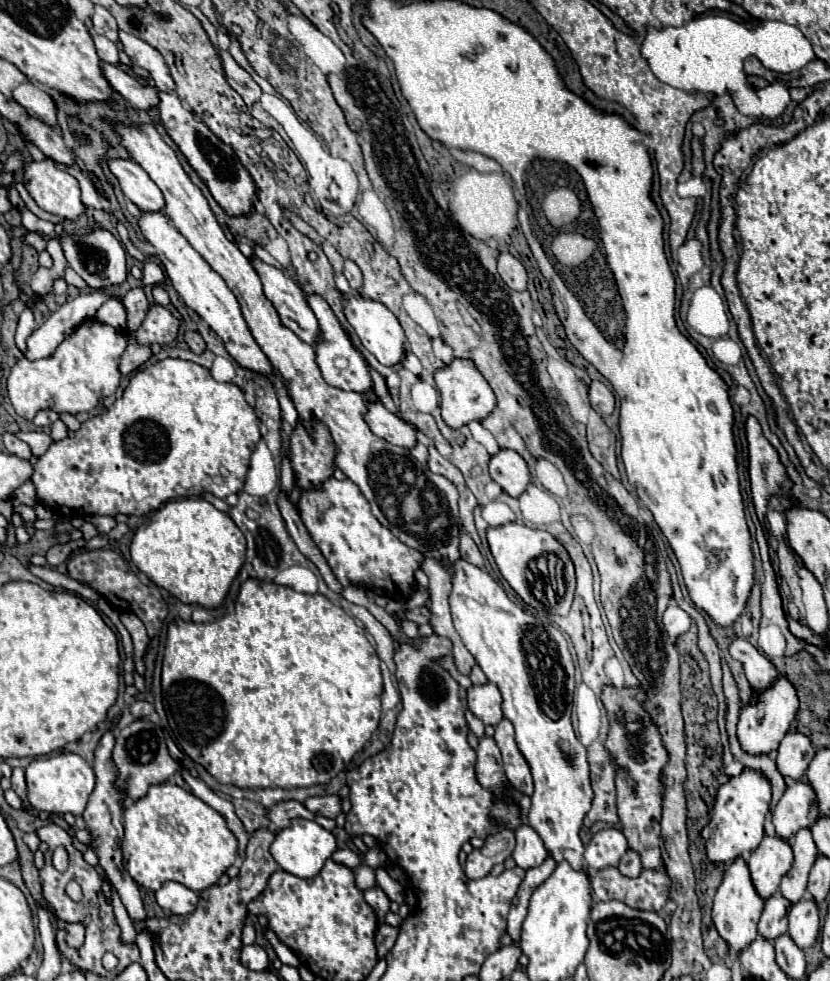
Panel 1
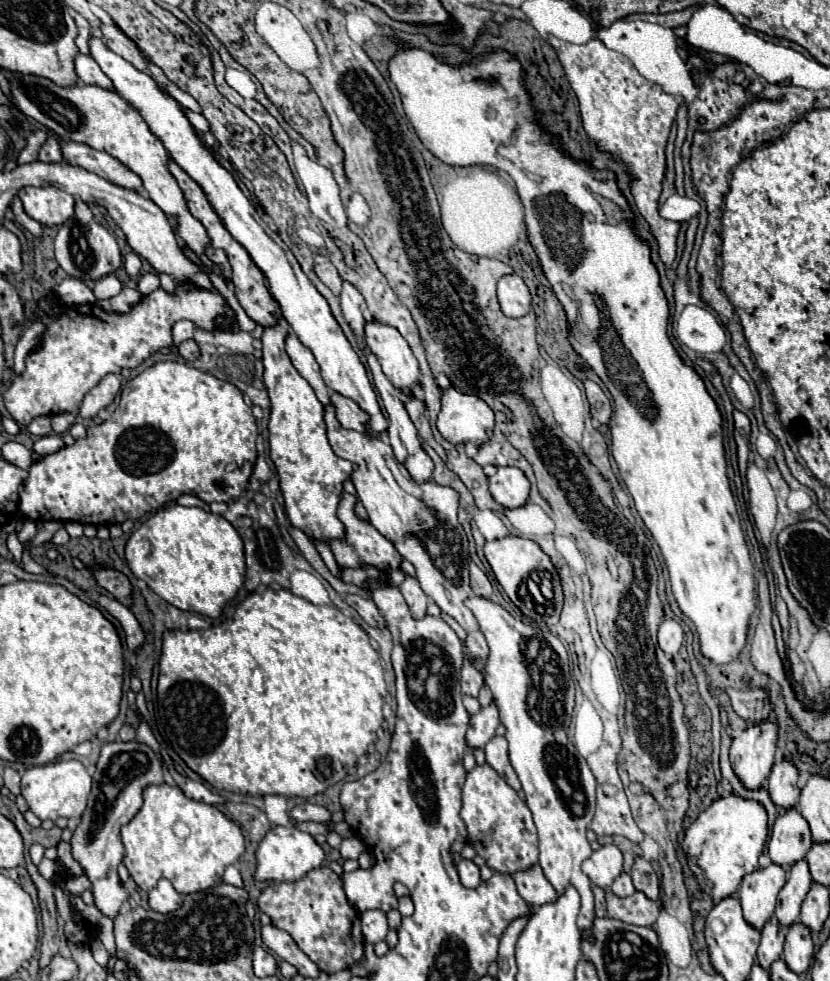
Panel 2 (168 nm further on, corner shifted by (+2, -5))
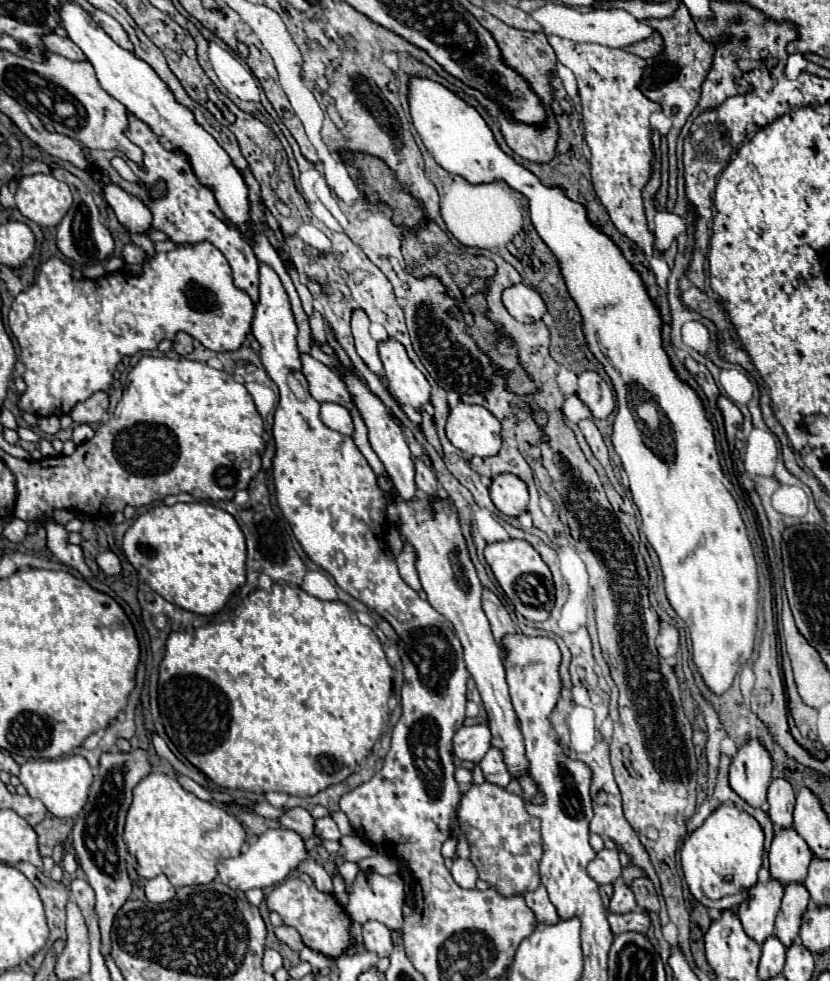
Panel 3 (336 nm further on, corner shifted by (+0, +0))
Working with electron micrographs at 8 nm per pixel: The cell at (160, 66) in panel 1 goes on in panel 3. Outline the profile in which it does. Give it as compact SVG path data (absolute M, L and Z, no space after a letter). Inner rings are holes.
M96 10L94 14L92 14L92 18L94 18L94 22L118 44L118 46L122 46L124 50L128 50L128 52L132 52L132 42L130 42L130 38L128 38L128 34L122 30L122 26L114 20L114 18L110 18L106 12L102 12L102 10Z

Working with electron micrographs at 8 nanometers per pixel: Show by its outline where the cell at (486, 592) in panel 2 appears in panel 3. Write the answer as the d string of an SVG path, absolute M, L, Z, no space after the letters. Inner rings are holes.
M484 590L482 604L484 604L484 612L486 612L486 616L488 616L488 620L490 620L490 626L492 626L492 634L494 634L494 638L496 638L496 642L500 644L502 654L506 656L506 648L502 646L502 638L504 638L506 634L516 634L518 628L516 628L516 624L512 622L508 610L502 606L502 602L500 602L490 590Z

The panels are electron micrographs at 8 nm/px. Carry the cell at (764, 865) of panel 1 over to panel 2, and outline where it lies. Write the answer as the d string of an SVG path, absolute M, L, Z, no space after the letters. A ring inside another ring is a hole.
M770 863L764 869L756 869L742 879L738 887L738 897L742 903L744 919L752 927L762 929L764 923L772 917L778 891L784 887L784 883L786 871L776 863Z

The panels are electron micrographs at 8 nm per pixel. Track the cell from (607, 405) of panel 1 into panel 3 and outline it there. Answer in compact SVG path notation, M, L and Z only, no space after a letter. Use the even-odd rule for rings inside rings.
M596 372L578 374L576 394L590 408L594 418L608 418L614 410L614 394Z

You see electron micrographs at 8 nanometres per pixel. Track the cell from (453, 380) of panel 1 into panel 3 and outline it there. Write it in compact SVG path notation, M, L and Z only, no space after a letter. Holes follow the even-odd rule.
M464 402L450 410L446 436L468 456L496 456L502 446L500 422L484 406L470 406Z

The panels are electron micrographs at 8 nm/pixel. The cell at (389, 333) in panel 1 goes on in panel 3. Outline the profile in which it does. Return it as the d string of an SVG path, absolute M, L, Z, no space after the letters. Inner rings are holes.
M390 338L380 342L378 352L384 364L384 378L390 394L398 400L398 404L412 406L414 410L422 412L424 404L430 400L430 384L410 362L404 346Z

